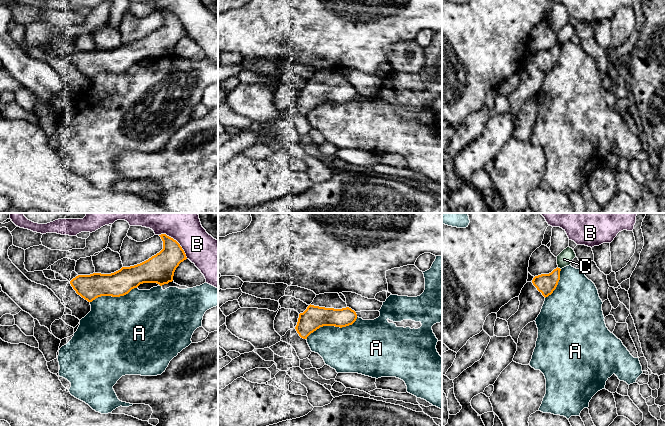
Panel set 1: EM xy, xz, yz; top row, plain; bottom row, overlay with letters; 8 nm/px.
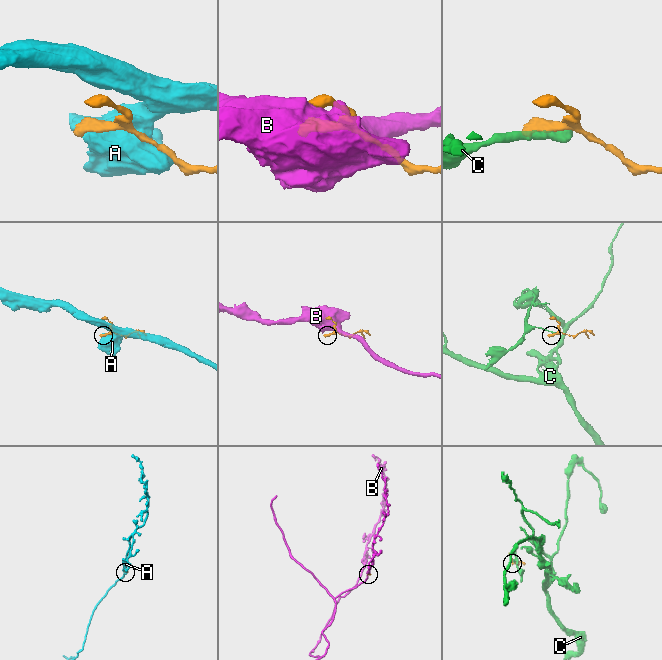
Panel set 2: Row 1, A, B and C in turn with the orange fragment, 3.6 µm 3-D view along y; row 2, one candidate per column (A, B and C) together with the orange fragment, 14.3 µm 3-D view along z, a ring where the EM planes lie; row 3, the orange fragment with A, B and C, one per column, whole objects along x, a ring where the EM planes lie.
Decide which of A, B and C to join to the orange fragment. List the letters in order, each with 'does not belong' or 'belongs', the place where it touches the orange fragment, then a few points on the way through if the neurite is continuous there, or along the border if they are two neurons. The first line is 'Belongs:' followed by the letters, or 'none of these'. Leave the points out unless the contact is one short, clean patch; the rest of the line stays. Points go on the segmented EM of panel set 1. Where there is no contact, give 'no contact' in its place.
Belongs: none of these
A: does not belong; contact xz (331, 325)
B: does not belong; contact xy (176, 241)
C: does not belong; contact yz (559, 268); border yz (557, 267), (560, 269)

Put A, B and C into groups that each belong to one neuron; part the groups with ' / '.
A / B / C

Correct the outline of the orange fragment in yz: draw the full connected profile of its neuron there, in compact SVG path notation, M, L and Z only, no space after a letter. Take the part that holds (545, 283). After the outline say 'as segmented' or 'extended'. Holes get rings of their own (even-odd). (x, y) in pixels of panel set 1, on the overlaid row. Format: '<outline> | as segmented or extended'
M557 267L549 274L541 274L535 276L531 282L527 282L522 288L521 293L519 295L520 301L519 309L514 315L512 315L507 320L510 330L510 336L512 337L516 344L518 343L518 338L522 329L528 323L536 320L536 318L541 312L545 298L551 295L553 291L556 289L558 282L560 280L560 271L561 269Z | extended

